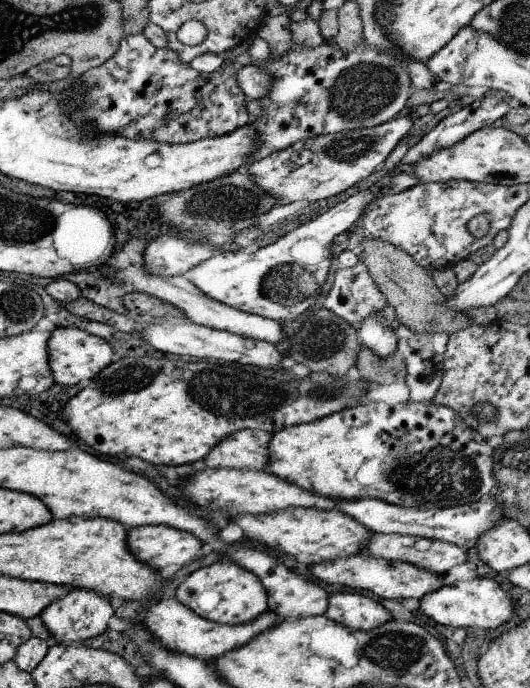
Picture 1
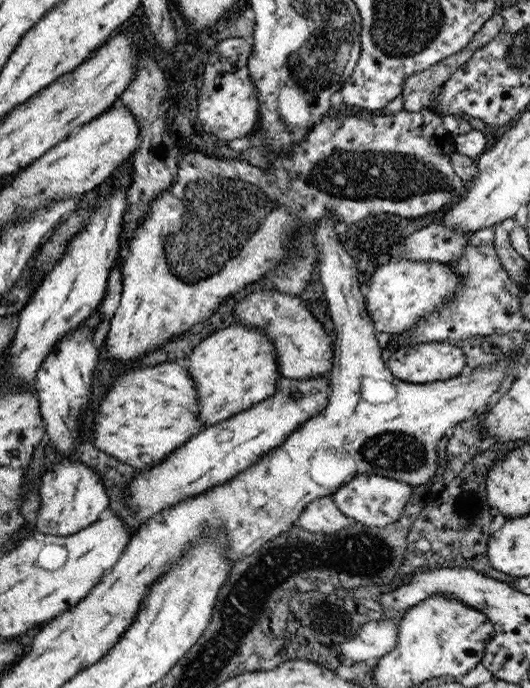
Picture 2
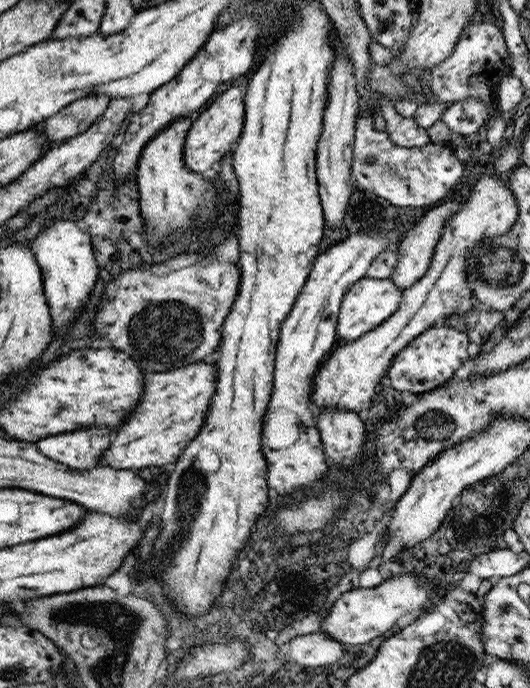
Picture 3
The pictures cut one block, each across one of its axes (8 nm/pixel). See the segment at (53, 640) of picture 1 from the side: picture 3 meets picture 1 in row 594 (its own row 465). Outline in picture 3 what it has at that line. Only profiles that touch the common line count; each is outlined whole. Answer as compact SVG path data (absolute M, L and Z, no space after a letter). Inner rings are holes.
M91 426L83 430L55 434L38 440L34 445L47 458L74 470L89 470L98 466L101 453L111 441L113 429Z

